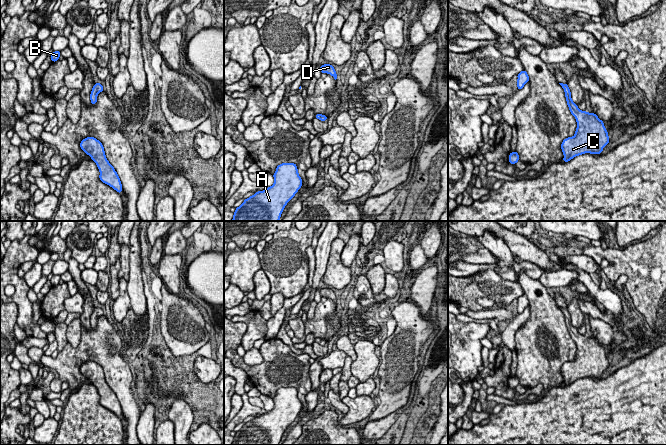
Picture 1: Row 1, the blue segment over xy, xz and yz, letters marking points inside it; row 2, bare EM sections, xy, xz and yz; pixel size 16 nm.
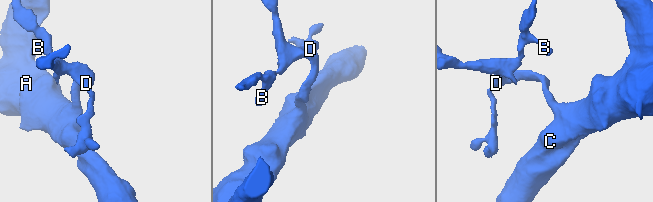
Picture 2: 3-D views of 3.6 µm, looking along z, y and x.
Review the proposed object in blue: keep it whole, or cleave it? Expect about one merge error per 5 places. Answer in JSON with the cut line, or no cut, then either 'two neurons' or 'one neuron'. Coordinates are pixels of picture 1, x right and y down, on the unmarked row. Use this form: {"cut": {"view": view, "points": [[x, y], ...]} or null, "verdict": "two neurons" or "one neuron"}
{"cut": null, "verdict": "one neuron"}

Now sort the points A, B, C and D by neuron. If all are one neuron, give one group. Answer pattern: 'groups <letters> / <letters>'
groups A B C D

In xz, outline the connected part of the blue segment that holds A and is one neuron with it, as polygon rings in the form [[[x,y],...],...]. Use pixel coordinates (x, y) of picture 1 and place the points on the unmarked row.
[[[295,387],[279,388],[273,401],[274,408],[271,411],[268,411],[264,415],[257,415],[236,432],[232,445],[279,445],[287,427],[293,423],[301,412],[302,403],[298,398]]]

